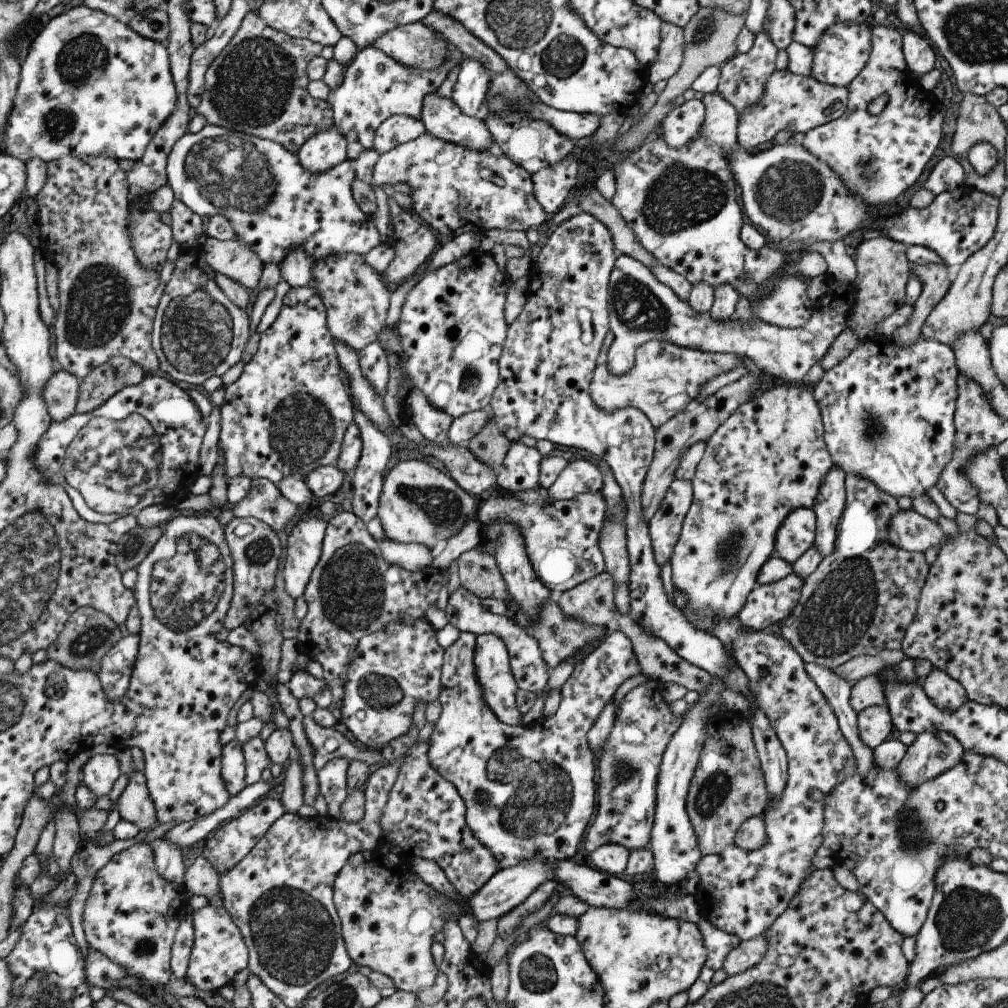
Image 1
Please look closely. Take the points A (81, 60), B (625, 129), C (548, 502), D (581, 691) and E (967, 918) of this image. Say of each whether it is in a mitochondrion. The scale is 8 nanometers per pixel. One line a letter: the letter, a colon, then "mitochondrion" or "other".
A: mitochondrion
B: other
C: other
D: other
E: mitochondrion

